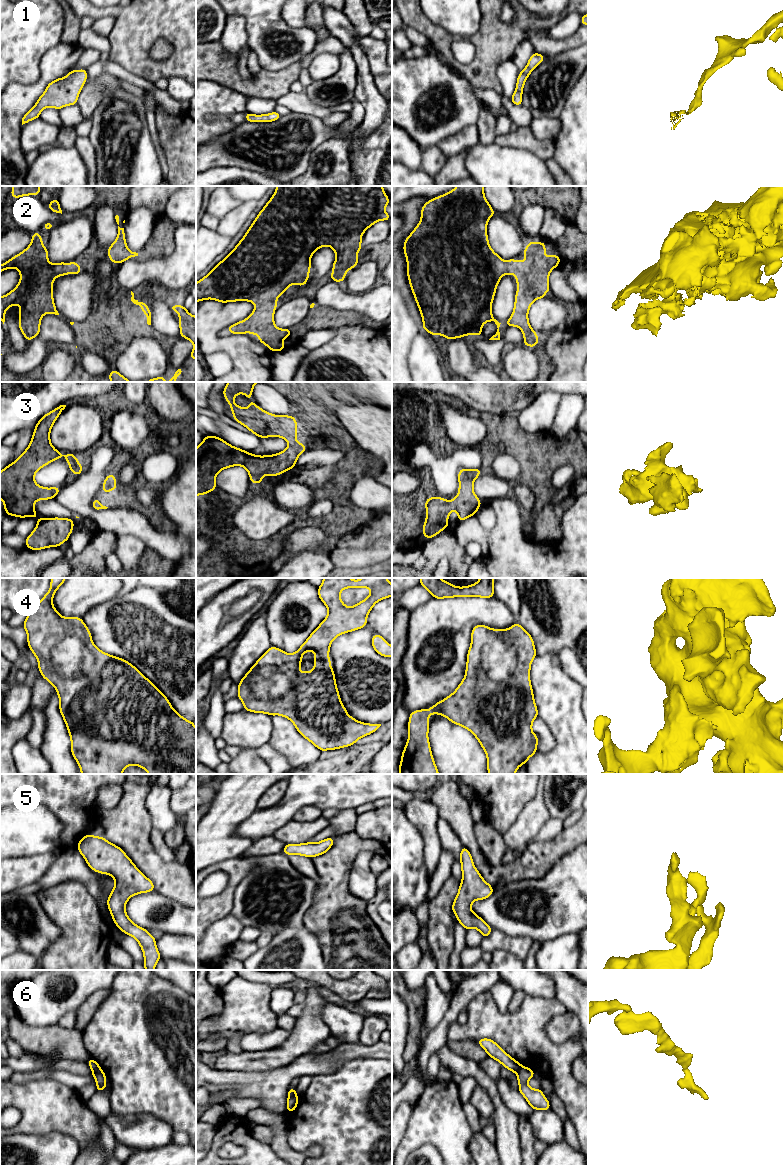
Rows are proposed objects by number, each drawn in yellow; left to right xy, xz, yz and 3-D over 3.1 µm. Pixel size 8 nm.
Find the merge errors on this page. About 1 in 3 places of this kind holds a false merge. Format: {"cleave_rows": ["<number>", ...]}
{"cleave_rows": ["6"]}

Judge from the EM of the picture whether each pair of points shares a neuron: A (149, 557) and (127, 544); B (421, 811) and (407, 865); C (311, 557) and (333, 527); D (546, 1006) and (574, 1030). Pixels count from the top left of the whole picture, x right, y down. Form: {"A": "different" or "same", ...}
{"A": "different", "B": "different", "C": "different", "D": "different"}

